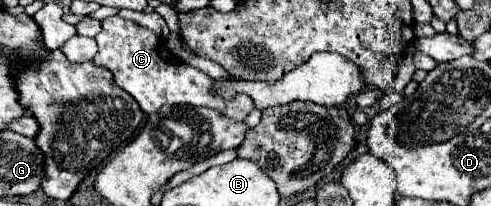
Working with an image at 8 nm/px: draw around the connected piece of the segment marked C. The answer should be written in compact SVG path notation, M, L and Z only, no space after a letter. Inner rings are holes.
M120 16L104 18L102 20L102 32L96 36L98 42L98 56L94 58L96 64L106 66L114 74L114 82L118 88L124 88L142 108L144 114L158 112L164 104L190 104L190 106L206 106L212 110L218 110L222 116L226 114L230 120L242 122L252 110L254 100L248 94L236 94L230 98L220 98L214 92L216 82L204 74L202 70L188 66L180 62L164 44L162 38L158 38L152 30L142 28L134 22L128 22Z

